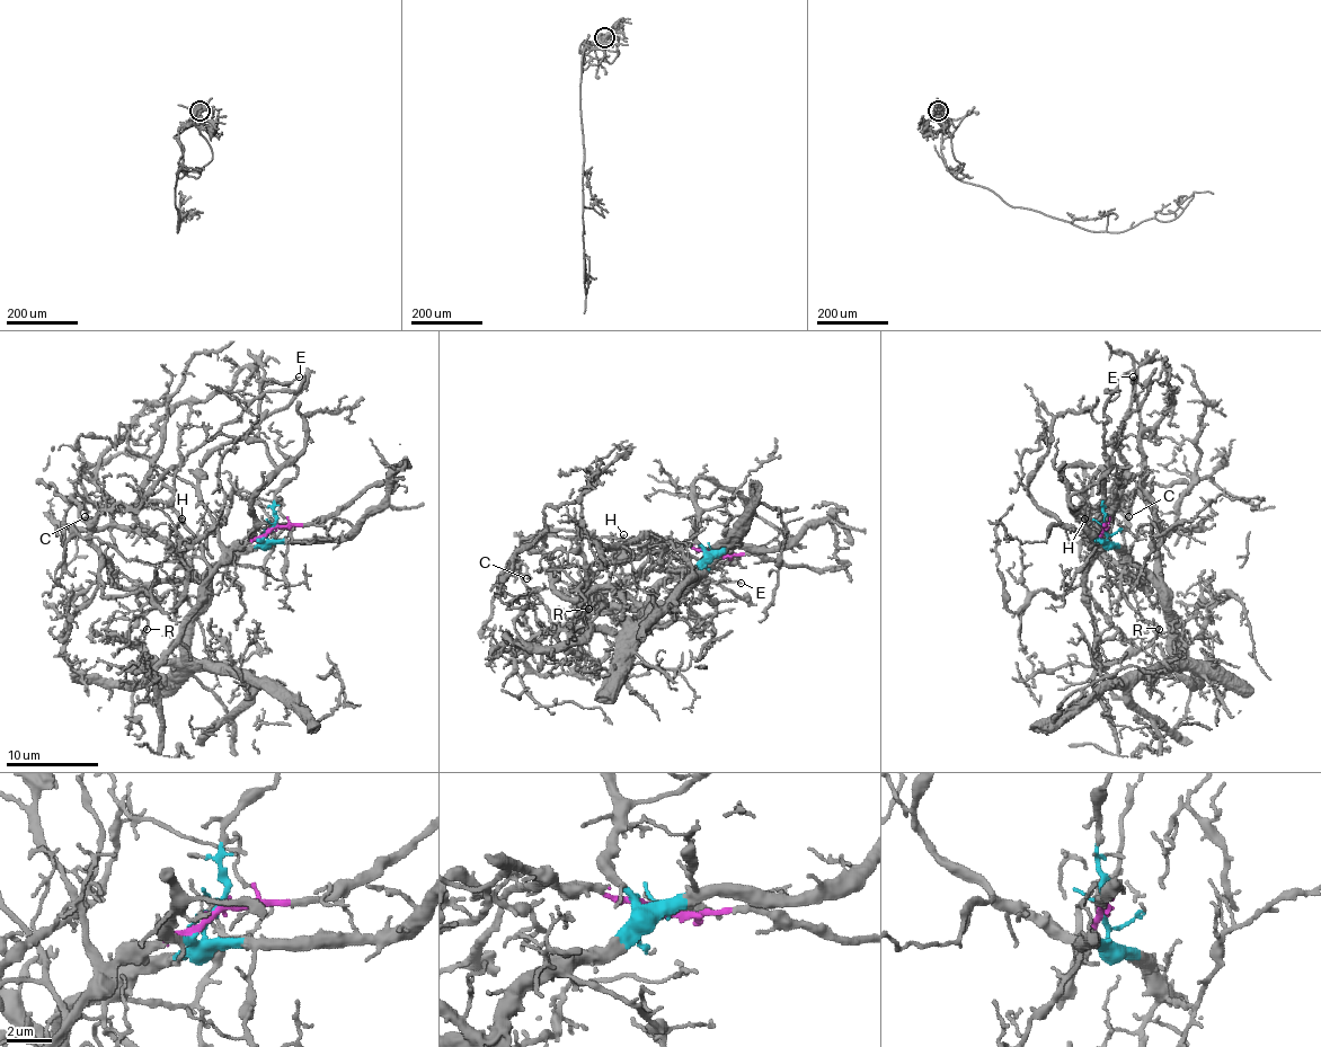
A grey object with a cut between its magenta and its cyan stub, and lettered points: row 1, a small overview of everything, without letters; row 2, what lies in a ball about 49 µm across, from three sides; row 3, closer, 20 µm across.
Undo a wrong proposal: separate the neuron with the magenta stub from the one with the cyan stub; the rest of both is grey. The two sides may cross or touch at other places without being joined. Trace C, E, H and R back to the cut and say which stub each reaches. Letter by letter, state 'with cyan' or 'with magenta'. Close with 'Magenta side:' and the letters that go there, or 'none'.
C: with cyan
E: with magenta
H: with cyan
R: with cyan
Magenta side: E

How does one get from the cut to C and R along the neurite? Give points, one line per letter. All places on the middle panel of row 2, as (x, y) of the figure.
C: (715, 555), (676, 573), (644, 603), (606, 587), (567, 599), (529, 539), (514, 557), (525, 578)
R: (715, 555), (676, 573), (620, 631), (595, 631), (586, 621), (582, 603), (588, 608)

